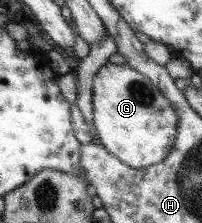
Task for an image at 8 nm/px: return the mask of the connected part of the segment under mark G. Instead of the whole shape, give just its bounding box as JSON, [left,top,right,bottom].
[92,62,178,170]

